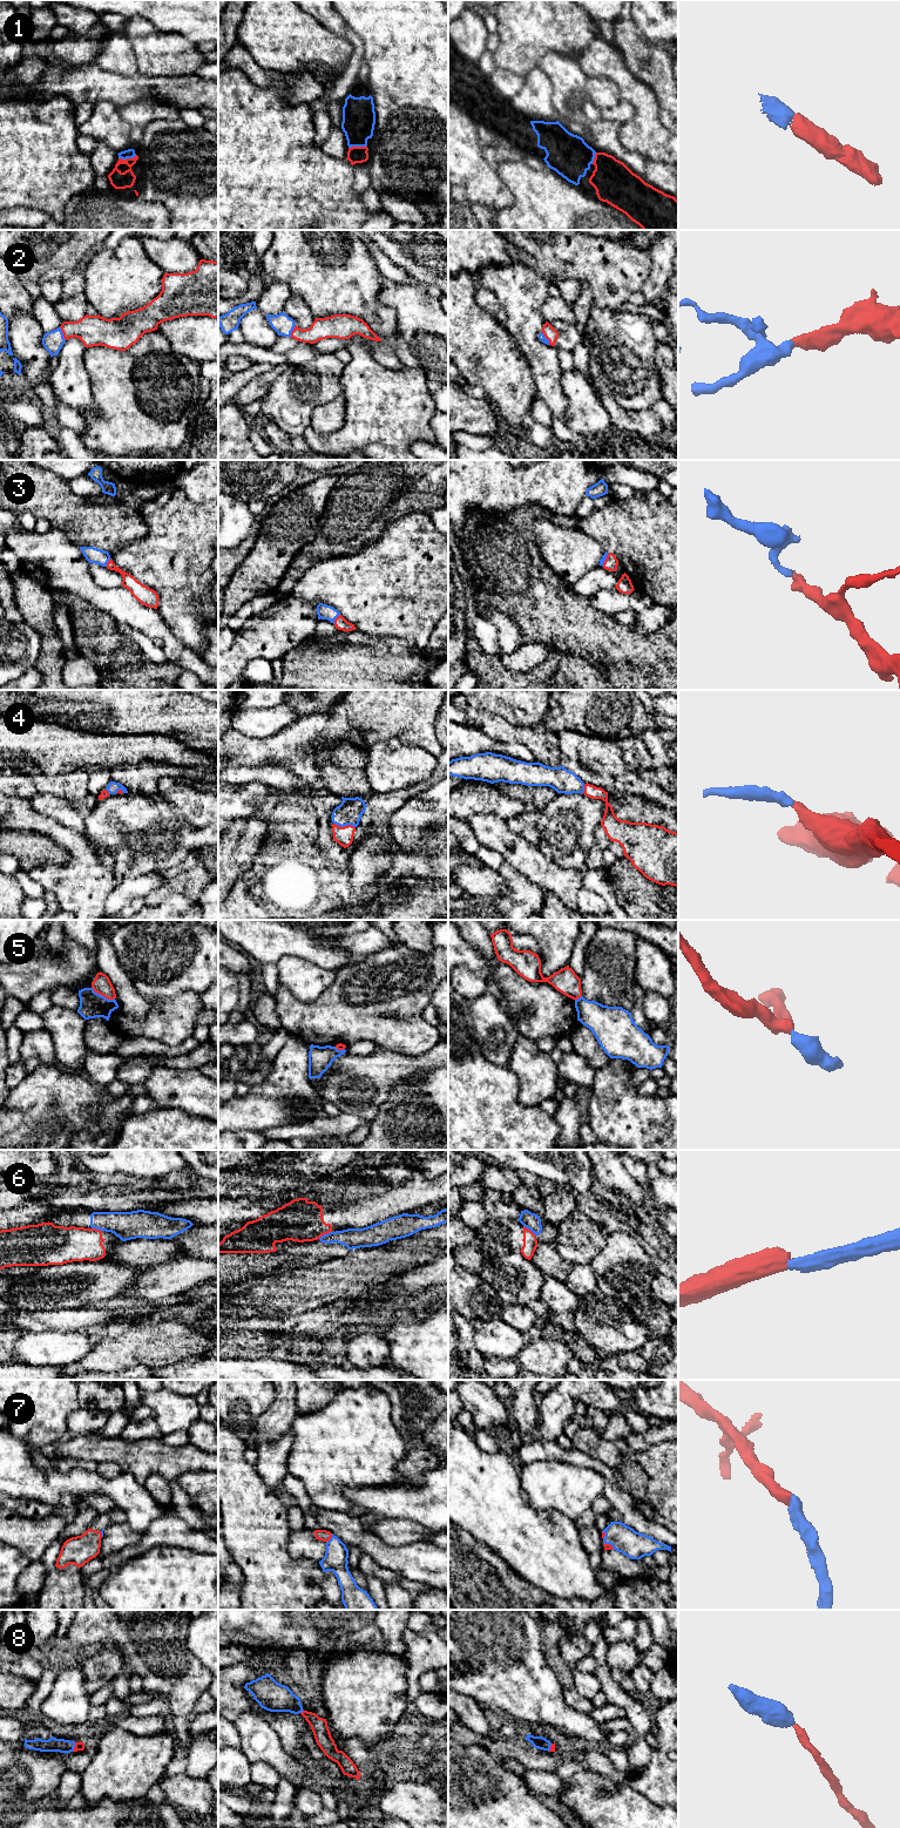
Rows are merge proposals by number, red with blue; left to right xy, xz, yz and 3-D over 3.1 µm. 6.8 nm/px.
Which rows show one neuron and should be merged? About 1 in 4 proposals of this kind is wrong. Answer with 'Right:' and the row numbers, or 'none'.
Right: 1, 2, 3, 4, 7, 8

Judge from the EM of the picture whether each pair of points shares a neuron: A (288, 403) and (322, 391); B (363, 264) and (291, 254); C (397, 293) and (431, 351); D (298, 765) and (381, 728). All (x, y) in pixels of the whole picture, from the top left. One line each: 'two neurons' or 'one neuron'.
A: one neuron
B: one neuron
C: one neuron
D: one neuron

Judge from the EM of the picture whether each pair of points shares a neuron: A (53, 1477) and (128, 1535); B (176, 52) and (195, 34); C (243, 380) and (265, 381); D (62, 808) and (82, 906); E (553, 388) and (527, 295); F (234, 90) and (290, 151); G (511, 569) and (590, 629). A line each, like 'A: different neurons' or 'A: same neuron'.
A: different neurons
B: different neurons
C: different neurons
D: different neurons
E: same neuron
F: same neuron
G: same neuron

